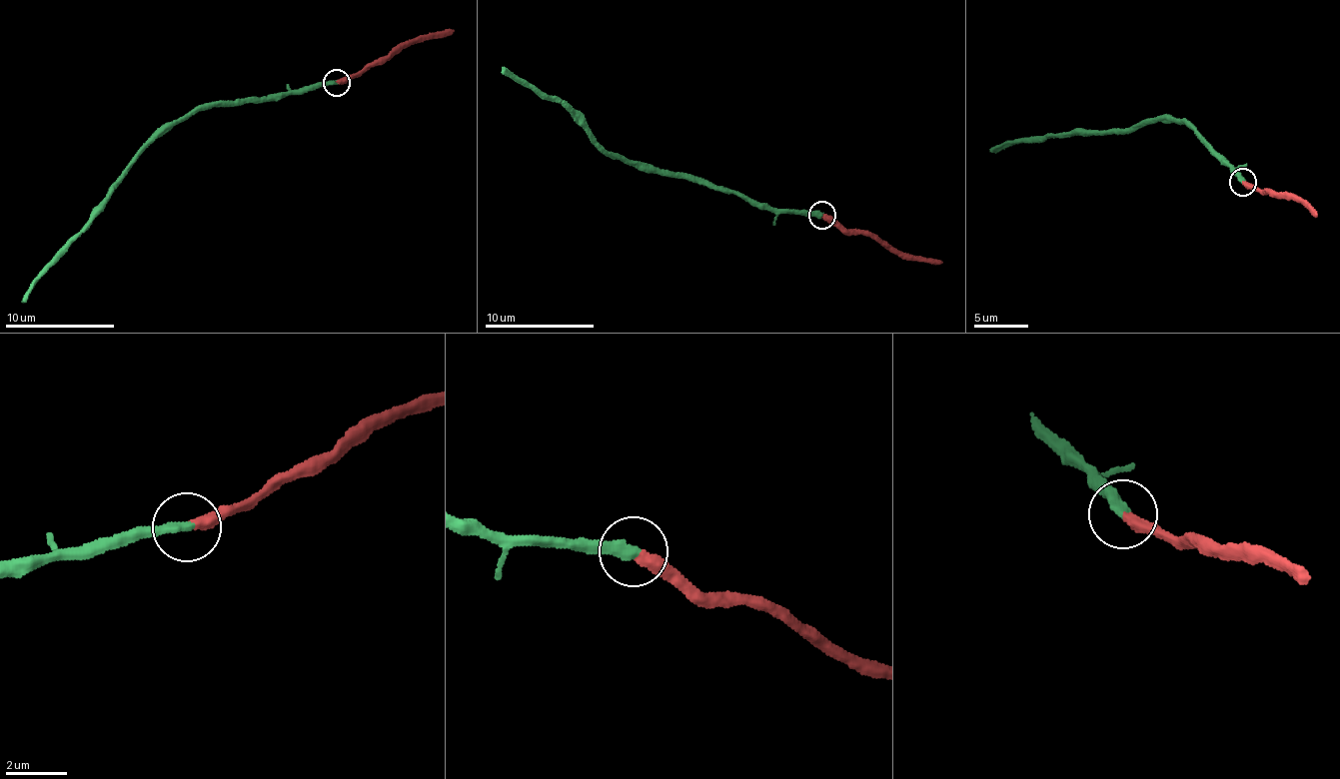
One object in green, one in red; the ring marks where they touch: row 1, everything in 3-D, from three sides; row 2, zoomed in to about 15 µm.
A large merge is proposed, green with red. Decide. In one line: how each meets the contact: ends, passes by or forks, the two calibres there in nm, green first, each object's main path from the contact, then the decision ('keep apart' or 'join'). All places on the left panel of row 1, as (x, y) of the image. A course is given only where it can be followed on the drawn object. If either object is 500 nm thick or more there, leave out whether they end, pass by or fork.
green ends; red ends; calibres 360 and 360 nm; course green (337, 81), (249, 102), (198, 108), (158, 128), (98, 210), (62, 255), (44, 271), (24, 302); course red (337, 81), (345, 81), (384, 62), (407, 45), (453, 30); join

